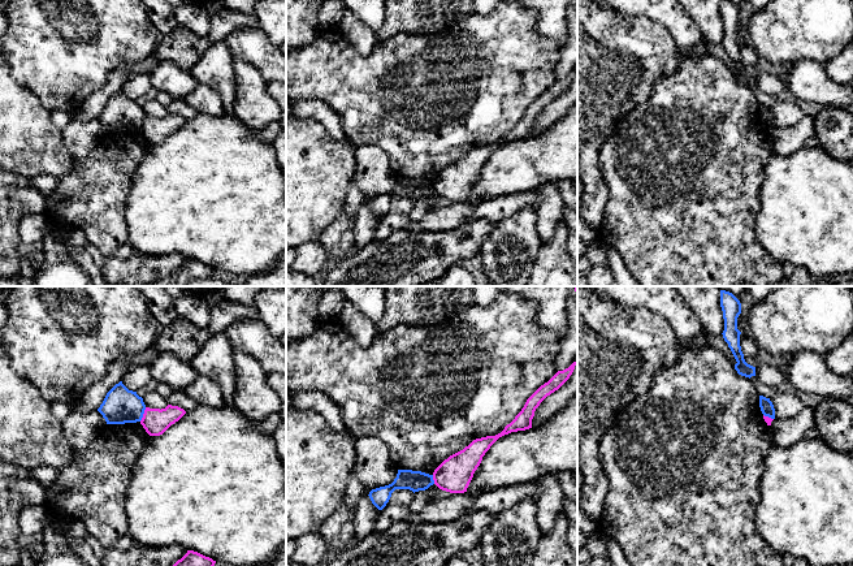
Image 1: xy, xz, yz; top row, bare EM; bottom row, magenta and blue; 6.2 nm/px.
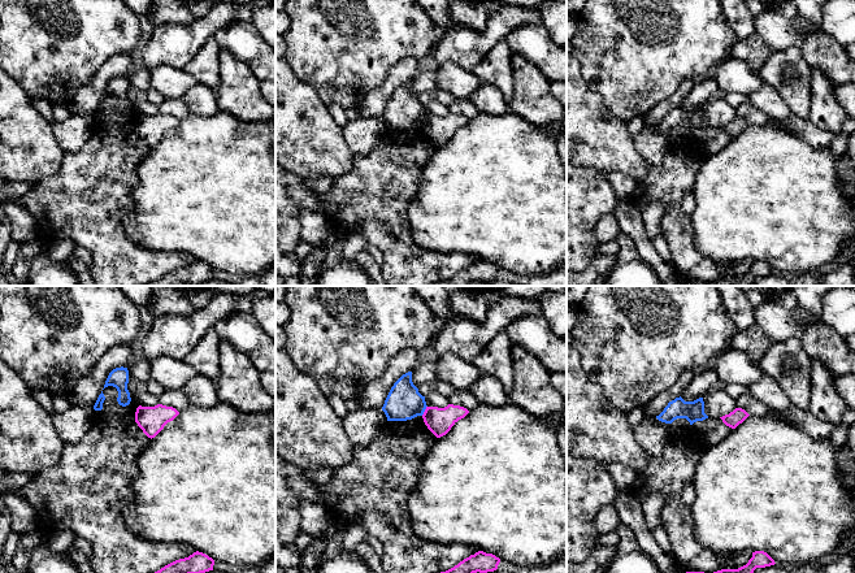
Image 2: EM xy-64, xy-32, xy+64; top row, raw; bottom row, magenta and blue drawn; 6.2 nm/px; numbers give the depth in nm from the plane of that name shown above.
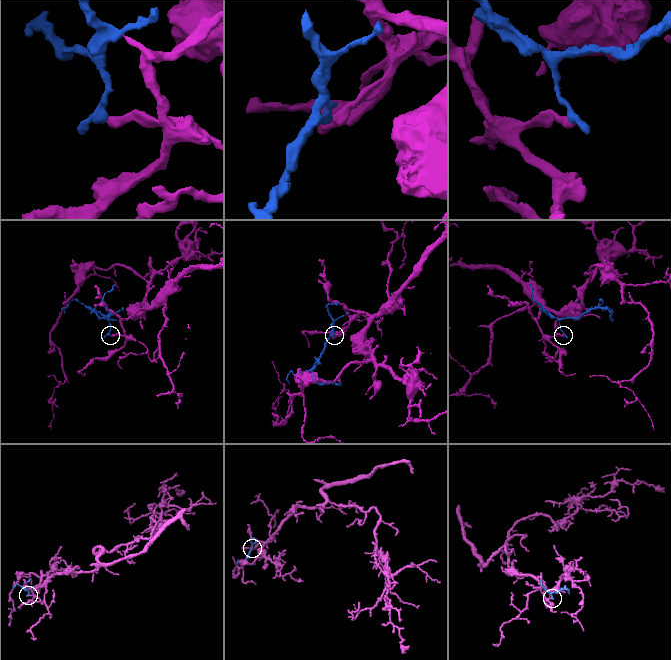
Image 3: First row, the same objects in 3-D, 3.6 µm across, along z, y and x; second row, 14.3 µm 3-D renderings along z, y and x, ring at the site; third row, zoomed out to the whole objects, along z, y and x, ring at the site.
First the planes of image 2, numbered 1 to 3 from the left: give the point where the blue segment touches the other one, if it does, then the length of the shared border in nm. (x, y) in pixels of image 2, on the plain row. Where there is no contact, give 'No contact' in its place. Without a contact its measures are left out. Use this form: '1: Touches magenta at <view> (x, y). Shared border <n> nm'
1: No contact
2: Touches magenta at xy-32 (425, 120). Shared border 70 nm
3: No contact

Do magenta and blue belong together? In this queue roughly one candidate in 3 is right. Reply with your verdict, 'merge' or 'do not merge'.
do not merge

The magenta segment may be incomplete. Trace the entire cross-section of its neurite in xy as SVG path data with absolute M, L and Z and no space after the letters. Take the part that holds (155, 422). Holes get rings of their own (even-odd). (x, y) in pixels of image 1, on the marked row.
M172 405L161 410L146 407L140 424L150 436L160 436L185 414L183 409Z

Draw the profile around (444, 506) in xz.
M436 484L425 489L430 494L430 501L420 513L411 513L411 523L447 523L468 514L468 509L475 504L481 493L442 492Z

